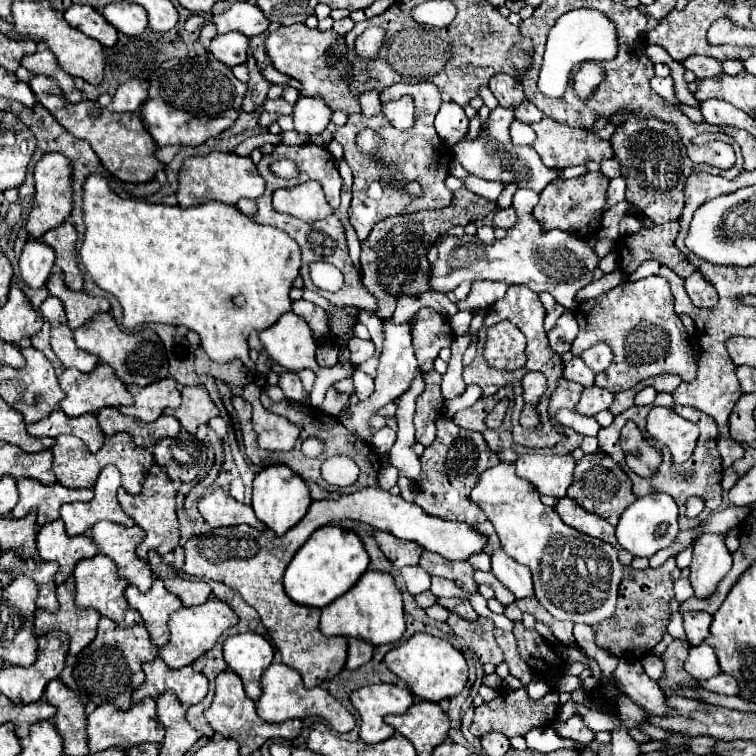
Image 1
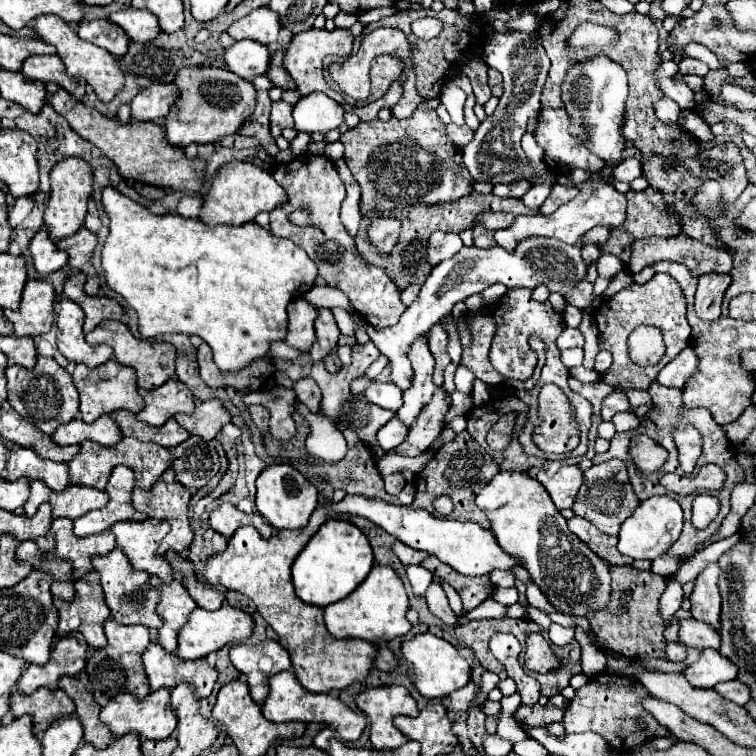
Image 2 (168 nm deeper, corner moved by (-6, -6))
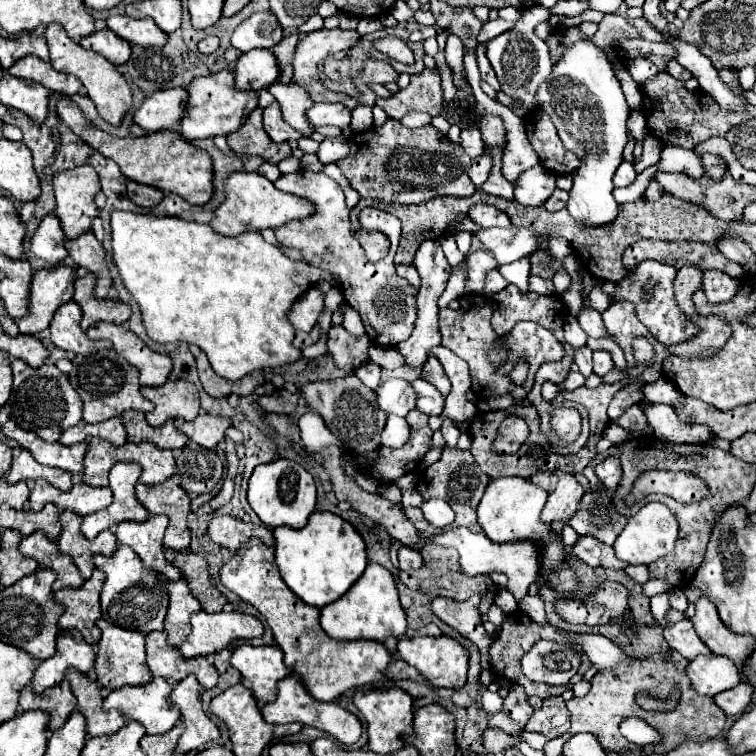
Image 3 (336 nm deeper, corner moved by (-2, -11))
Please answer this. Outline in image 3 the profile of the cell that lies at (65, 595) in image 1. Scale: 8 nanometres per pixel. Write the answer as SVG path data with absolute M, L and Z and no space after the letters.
M94 569L92 577L80 589L62 589L54 593L58 605L64 607L62 617L58 619L58 627L78 629L86 643L96 645L100 641L100 629L96 621L100 619L100 589L104 583L104 573Z

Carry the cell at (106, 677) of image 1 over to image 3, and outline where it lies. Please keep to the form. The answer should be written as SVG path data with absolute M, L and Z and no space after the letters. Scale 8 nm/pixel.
M100 619L98 627L102 631L102 639L98 643L96 663L94 669L98 673L100 687L106 689L120 689L124 685L146 685L152 681L148 665L146 665L146 649L144 649L144 635L140 631L128 631L122 627L114 627L112 623Z

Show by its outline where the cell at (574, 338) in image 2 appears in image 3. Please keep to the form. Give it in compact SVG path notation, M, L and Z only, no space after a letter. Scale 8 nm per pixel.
M580 347L574 351L574 363L578 365L578 369L584 373L584 377L588 377L592 373L592 351L588 347Z

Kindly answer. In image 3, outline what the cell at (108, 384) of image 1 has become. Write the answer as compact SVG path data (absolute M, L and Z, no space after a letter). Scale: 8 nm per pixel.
M104 349L92 355L76 355L72 359L72 371L70 371L70 383L76 385L78 395L82 397L84 411L82 421L84 423L100 423L110 417L118 417L128 409L134 411L152 411L152 403L140 395L140 383L138 383L138 371L124 361L122 355L118 355L114 349Z

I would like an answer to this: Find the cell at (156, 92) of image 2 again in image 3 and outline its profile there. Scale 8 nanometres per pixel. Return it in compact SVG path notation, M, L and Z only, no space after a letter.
M174 87L166 91L156 91L144 99L140 109L134 113L134 123L138 123L146 133L174 129L184 115L186 89Z

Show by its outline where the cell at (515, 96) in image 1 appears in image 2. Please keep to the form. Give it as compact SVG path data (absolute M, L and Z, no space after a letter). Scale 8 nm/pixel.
M488 68L488 84L490 84L494 96L502 96L502 78L500 78L500 74L498 74L496 70L492 70L492 68Z

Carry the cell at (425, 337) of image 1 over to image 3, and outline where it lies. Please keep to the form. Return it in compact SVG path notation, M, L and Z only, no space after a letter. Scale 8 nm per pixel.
M430 357L428 363L424 365L424 369L422 369L422 379L428 381L428 383L432 383L438 391L442 391L442 395L448 395L450 383L448 383L448 377L446 377L446 373L444 373L442 363L440 363L436 357Z

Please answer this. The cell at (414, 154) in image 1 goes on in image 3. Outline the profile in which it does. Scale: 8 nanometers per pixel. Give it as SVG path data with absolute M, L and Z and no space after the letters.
M388 119L382 127L356 133L350 145L352 151L338 161L338 167L364 199L416 205L444 195L470 197L476 191L474 183L468 179L470 157L434 125L410 129L400 121Z

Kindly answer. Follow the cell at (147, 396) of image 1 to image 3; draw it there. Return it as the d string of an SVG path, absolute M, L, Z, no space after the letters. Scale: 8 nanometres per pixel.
M170 379L160 387L142 387L142 397L154 403L154 411L146 413L146 421L152 427L160 427L176 417L192 421L200 411L196 387L180 379Z

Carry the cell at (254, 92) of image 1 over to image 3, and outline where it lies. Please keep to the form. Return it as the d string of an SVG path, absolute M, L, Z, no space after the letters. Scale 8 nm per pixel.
M256 107L252 115L248 115L248 121L240 131L226 137L228 145L240 153L240 155L258 155L260 159L276 165L282 159L290 157L290 145L288 143L274 143L268 133L262 127L262 109Z

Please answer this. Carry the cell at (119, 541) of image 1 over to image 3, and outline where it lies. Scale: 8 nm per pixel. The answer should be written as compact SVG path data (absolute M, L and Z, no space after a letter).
M152 515L150 519L146 519L142 523L124 521L124 523L116 525L114 533L116 533L120 545L126 545L132 551L136 551L136 555L142 559L144 567L148 567L156 573L162 573L170 581L178 581L180 579L178 567L170 565L162 551L162 537L164 537L166 527L168 527L166 515Z

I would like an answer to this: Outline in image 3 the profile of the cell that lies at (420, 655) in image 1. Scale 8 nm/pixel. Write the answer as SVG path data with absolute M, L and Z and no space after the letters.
M412 637L412 639L398 639L398 653L400 657L416 667L420 675L434 687L434 689L462 689L466 683L468 673L468 651L454 639L442 637Z

